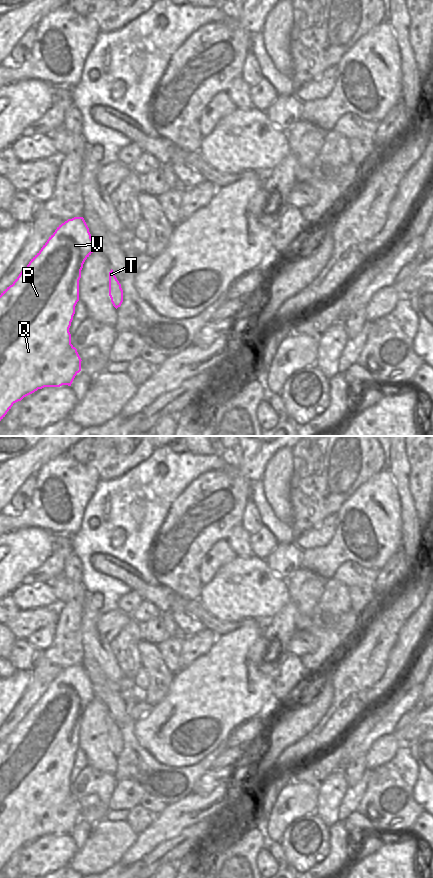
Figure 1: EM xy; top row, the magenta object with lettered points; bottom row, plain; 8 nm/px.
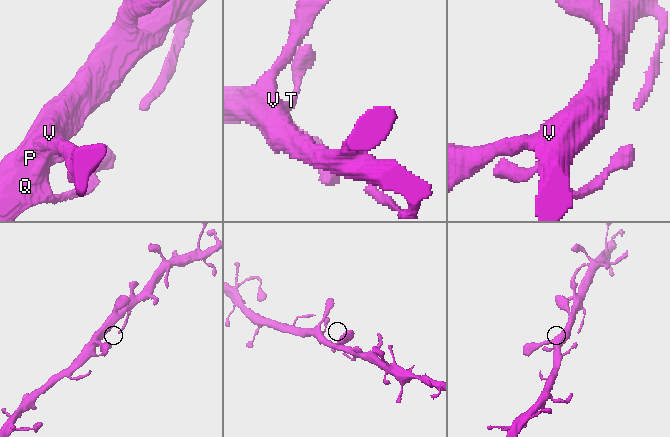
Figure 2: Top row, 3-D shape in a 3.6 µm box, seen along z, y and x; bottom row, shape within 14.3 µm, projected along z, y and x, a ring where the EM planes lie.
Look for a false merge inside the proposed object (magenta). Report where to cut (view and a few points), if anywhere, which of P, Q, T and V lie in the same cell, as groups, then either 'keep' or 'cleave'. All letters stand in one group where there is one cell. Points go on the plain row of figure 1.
cut none; groups P Q T V; keep

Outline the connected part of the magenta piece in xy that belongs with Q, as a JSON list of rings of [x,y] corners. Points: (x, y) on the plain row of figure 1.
[[[83,665],[57,675],[41,698],[0,743],[0,869],[14,851],[44,835],[71,834],[81,819],[81,806],[71,792],[69,776],[79,749],[79,728],[85,708],[95,694]]]

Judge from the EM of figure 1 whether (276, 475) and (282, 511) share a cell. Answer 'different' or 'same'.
same

